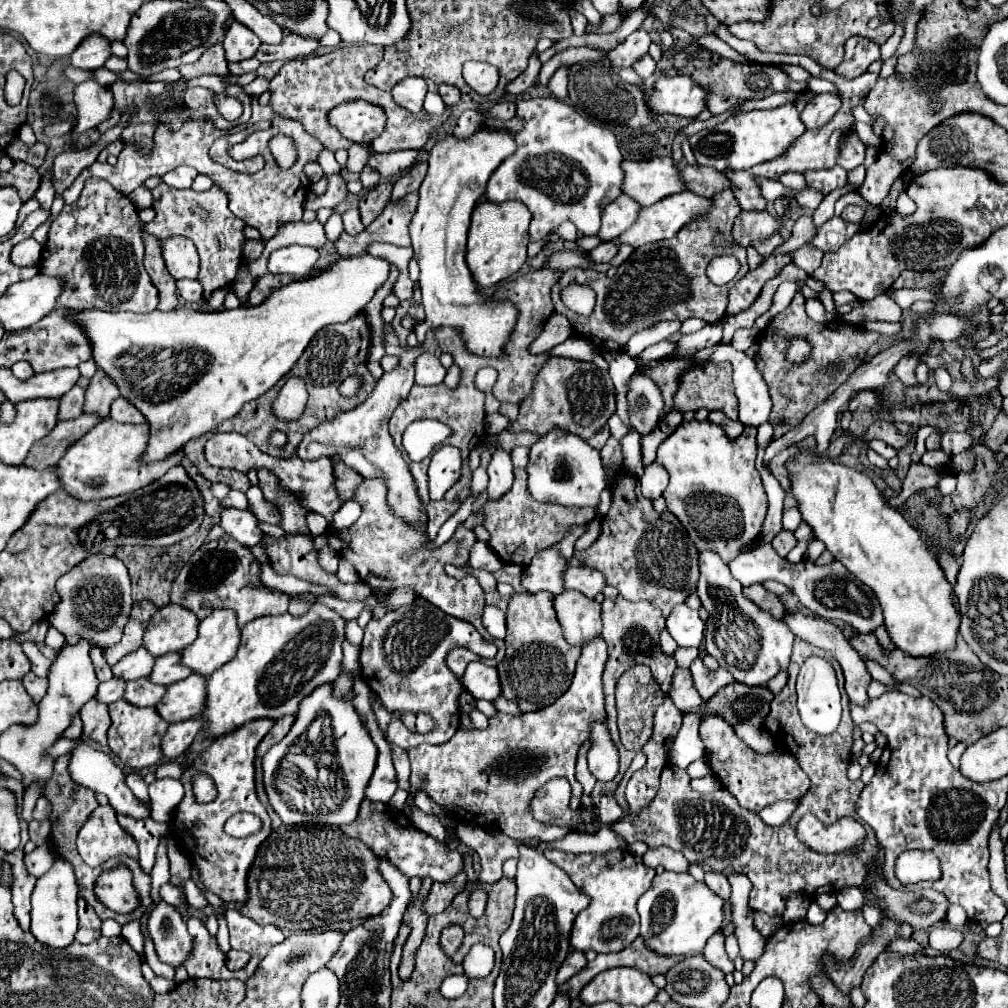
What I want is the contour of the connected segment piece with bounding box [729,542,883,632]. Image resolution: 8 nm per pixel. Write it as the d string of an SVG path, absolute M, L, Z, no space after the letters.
M757 544L753 550L739 554L735 560L731 560L729 564L731 574L743 584L757 584L757 582L765 582L765 580L777 580L787 584L795 596L799 598L799 602L815 616L821 620L843 620L847 624L851 624L857 632L871 632L877 626L881 626L881 612L879 612L879 604L875 604L875 596L871 596L871 592L867 592L863 588L863 584L859 584L859 580L855 580L855 576L851 576L843 564L833 562L827 566L817 566L811 562L799 562L799 564L791 564L785 558L781 558L771 544Z

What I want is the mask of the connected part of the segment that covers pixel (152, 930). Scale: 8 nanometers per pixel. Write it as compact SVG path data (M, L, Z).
M157 902L149 914L147 926L159 958L173 968L181 966L191 950L191 936L179 912L165 902Z

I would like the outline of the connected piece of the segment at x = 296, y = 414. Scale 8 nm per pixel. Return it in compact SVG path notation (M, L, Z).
M291 376L285 386L279 390L271 410L273 414L279 418L279 420L285 420L285 422L291 422L291 420L297 420L303 416L305 412L305 406L307 406L307 398L309 398L309 392L307 392L307 386L301 378L295 378Z

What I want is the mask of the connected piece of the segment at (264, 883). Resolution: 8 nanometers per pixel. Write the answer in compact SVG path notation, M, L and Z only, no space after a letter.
M283 824L257 852L249 876L249 900L241 912L259 924L305 932L341 920L377 916L391 898L393 892L379 872L377 856L361 840L343 836L335 826Z

